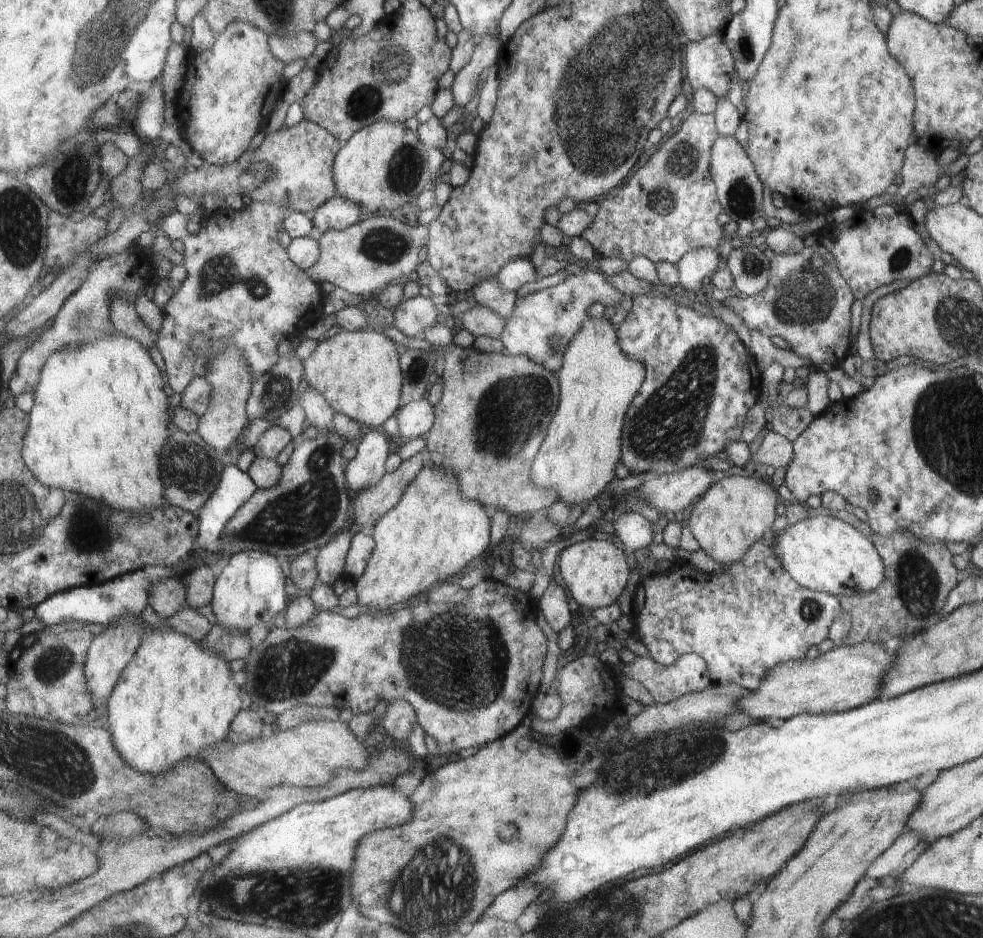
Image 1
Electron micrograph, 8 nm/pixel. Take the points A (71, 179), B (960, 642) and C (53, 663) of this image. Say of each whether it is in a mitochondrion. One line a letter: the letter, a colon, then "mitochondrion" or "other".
A: mitochondrion
B: other
C: mitochondrion

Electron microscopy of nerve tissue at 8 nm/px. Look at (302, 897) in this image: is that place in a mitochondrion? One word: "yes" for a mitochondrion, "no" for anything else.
yes

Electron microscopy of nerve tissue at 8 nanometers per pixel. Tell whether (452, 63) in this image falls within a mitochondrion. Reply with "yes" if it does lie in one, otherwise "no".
no

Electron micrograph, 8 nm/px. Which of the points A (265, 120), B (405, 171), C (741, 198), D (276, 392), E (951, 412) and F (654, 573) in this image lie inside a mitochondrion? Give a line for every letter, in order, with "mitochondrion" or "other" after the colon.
A: other
B: mitochondrion
C: mitochondrion
D: mitochondrion
E: mitochondrion
F: other

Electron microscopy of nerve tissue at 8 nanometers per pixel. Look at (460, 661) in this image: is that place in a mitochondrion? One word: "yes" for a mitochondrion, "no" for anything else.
yes

